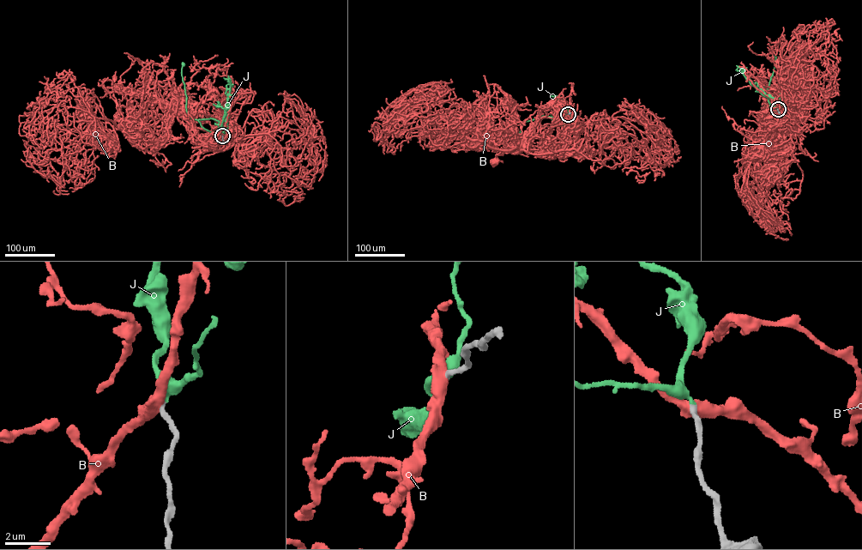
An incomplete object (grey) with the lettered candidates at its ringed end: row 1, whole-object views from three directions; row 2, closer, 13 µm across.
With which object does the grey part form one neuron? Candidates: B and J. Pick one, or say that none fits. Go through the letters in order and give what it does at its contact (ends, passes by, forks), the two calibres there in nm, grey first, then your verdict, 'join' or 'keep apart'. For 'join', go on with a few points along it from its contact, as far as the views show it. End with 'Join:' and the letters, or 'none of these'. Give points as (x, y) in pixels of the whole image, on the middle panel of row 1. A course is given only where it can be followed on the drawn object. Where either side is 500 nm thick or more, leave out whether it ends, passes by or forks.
B: 220/500 nm | keep apart
J: it passes by | 200/260 nm | join | via (568, 114), (564, 115), (563, 122), (542, 115), (525, 122), (513, 150)
Join: J

